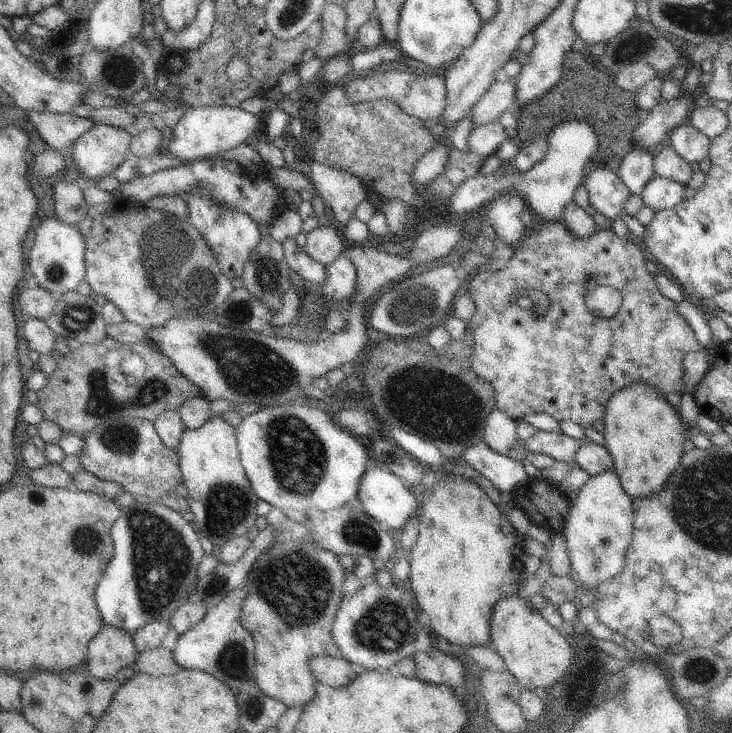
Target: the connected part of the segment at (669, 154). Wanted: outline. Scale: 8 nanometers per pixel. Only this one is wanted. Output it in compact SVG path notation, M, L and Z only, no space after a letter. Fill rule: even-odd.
M667 144L654 152L653 167L656 175L675 180L685 186L696 169L680 158L676 151Z

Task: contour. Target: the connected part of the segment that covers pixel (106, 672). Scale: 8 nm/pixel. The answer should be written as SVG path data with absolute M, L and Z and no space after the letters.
M104 625L88 647L87 674L100 680L110 680L122 668L134 666L138 656L132 634L115 626Z

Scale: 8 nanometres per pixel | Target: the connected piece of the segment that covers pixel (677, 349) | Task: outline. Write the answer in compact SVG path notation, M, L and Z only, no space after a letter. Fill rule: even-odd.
M548 221L537 233L529 233L520 244L518 244L513 254L506 264L506 267L500 272L492 270L480 270L479 273L465 281L465 287L471 294L475 302L475 311L467 323L467 328L472 333L473 355L471 356L471 367L473 371L480 375L480 378L487 380L493 388L495 408L507 414L512 420L526 421L531 414L549 414L558 422L561 420L572 420L580 424L585 429L592 426L596 420L604 419L606 414L607 402L610 397L621 388L629 387L631 382L643 380L655 386L662 395L666 396L670 392L679 392L683 394L683 370L682 359L686 354L692 351L706 350L694 335L694 330L677 313L677 304L666 298L659 290L655 278L646 269L646 257L639 246L632 242L632 239L626 235L618 237L611 229L597 230L590 238L581 239L576 237L571 230L568 230L562 221ZM596 286L611 286L620 291L623 296L621 307L618 314L609 319L592 316L585 305L585 296Z

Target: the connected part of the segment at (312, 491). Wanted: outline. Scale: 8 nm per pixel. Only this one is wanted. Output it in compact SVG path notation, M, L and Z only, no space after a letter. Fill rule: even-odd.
M300 401L260 408L242 419L235 435L241 463L252 490L260 500L269 502L273 507L280 507L284 512L290 508L331 511L357 498L359 484L366 472L366 442L338 426L315 403Z

